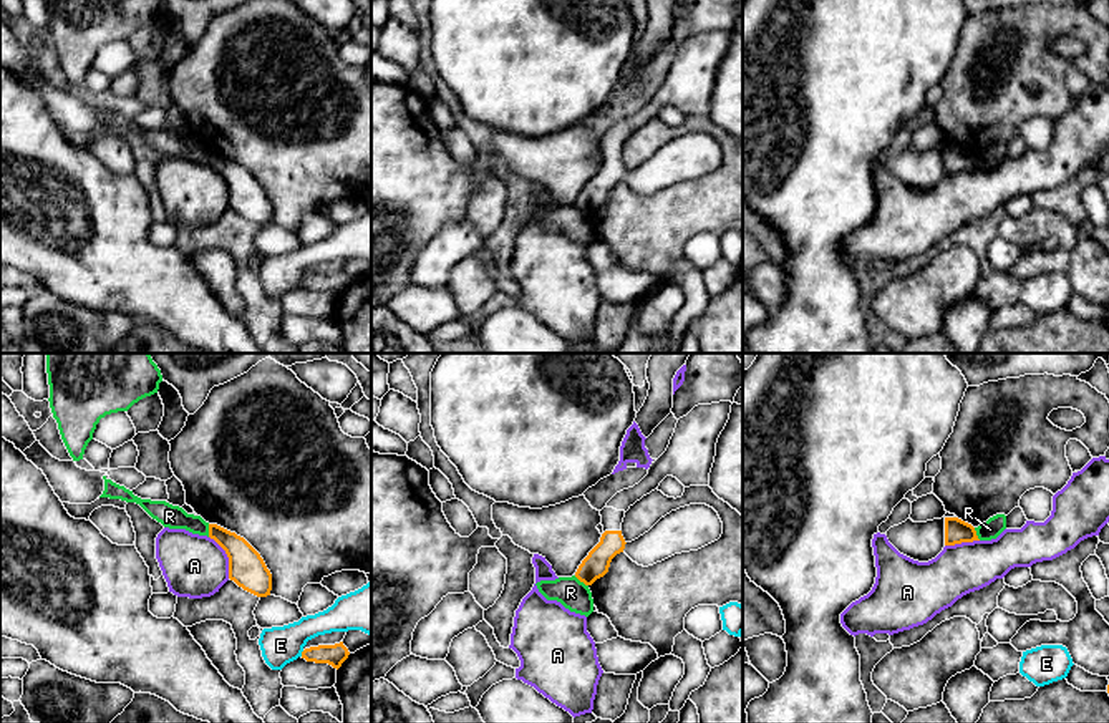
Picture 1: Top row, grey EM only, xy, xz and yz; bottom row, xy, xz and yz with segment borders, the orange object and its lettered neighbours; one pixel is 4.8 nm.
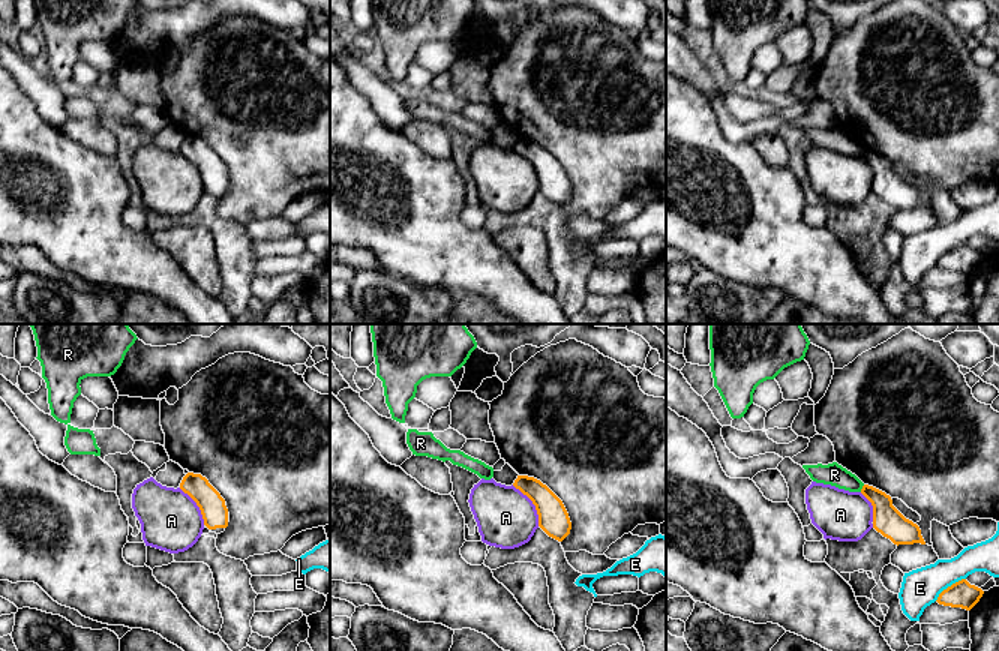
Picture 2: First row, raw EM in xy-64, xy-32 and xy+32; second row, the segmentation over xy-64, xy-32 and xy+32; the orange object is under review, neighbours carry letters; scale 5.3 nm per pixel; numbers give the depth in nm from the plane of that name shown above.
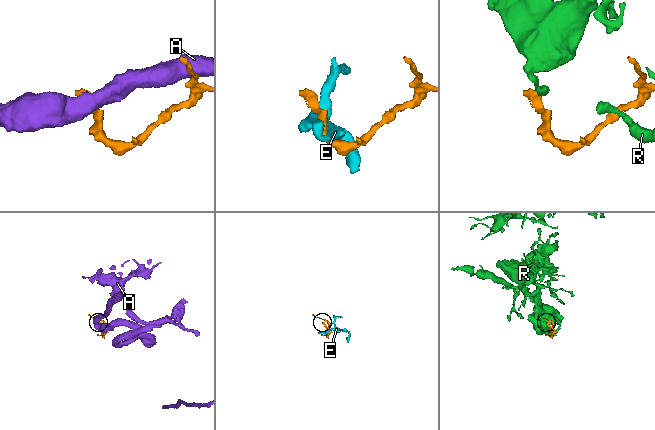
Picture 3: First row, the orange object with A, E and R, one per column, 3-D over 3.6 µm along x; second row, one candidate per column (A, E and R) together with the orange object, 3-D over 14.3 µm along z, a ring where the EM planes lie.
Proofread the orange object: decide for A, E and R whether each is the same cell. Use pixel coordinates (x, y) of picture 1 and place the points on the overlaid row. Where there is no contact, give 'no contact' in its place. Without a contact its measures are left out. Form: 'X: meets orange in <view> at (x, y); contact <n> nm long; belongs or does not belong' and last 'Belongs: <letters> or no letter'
A: meets orange in xy at (227, 556); contact 220 nm long; does not belong
E: meets orange in xy at (302, 654); contact 40 nm long; does not belong
R: meets orange in xz at (581, 581); contact 90 nm long; does not belong
Belongs: no letter

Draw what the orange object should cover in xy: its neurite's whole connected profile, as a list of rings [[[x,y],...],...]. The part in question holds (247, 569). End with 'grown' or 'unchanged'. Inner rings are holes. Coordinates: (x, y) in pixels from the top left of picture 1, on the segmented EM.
[[[209,524],[209,537],[225,551],[230,580],[257,597],[270,595],[272,574],[260,554],[244,537],[217,524]]]; unchanged

